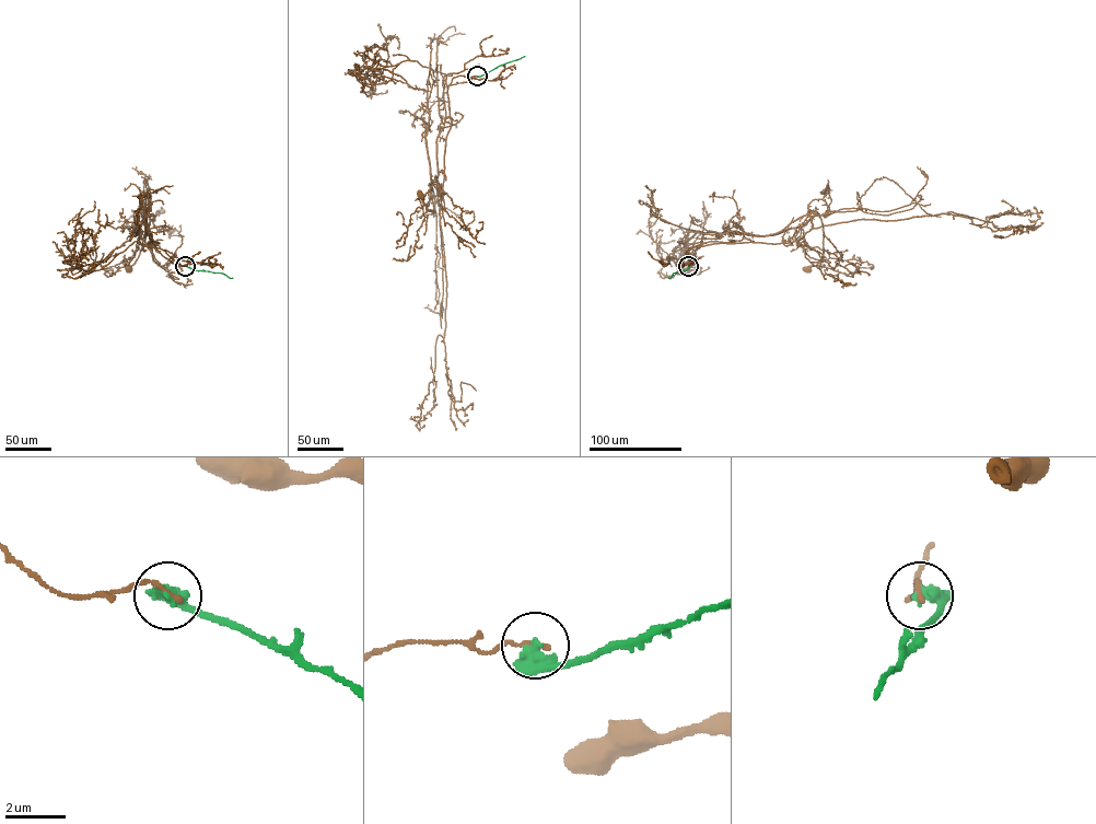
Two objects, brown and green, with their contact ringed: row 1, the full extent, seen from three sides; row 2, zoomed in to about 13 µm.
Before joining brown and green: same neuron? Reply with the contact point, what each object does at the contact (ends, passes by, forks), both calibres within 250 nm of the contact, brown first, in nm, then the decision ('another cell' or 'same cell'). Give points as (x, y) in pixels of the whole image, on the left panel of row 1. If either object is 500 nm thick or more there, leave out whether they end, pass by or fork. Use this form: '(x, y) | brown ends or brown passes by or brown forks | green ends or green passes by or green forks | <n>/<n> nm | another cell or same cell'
(185, 266) | 160/500 nm | another cell

